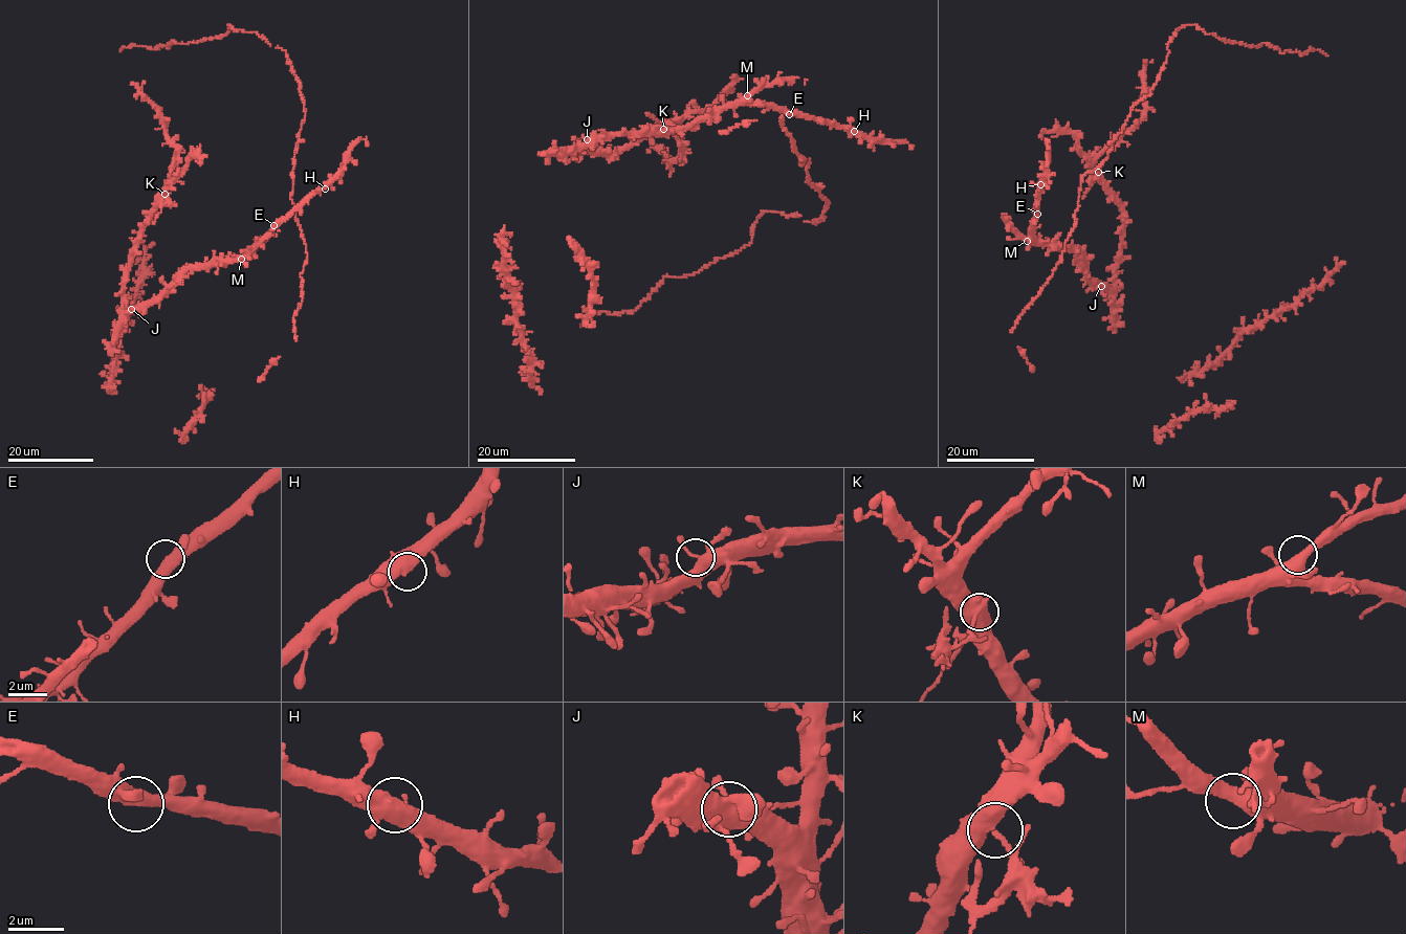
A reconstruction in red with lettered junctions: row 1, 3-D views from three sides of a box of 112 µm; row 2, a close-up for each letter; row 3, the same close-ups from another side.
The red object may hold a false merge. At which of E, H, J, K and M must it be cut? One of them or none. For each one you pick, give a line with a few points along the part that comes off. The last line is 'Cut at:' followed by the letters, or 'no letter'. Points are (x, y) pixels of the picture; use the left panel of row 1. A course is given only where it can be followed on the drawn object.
K: (165, 194), (167, 202), (153, 223)
Cut at: K

